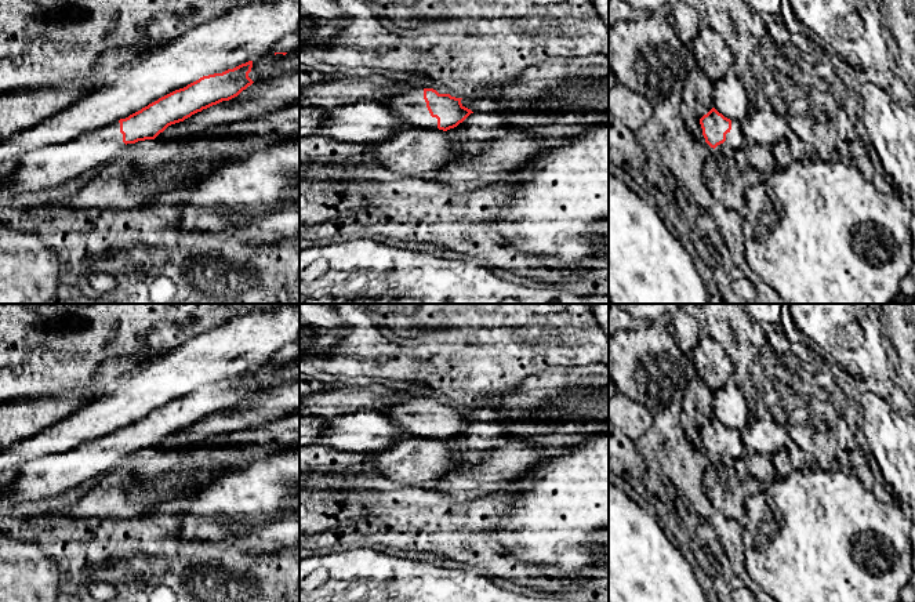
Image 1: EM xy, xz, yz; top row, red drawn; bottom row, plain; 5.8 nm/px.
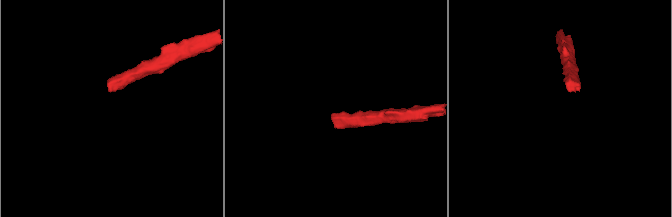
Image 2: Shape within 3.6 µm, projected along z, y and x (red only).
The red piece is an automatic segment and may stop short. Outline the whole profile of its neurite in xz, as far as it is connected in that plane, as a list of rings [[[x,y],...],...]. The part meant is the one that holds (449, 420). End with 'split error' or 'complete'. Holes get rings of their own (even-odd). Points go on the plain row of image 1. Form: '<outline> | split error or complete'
[[[406,396],[382,410],[402,432],[414,438],[439,438],[447,440],[462,432],[471,418],[461,413],[462,407],[439,403],[433,398]]] | split error

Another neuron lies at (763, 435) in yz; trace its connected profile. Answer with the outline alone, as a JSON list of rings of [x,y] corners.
[[[767,416],[752,417],[748,425],[740,432],[740,439],[747,452],[774,456],[785,449],[789,435],[771,416]]]

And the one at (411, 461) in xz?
[[[406,438],[399,443],[385,446],[382,450],[373,453],[373,464],[375,474],[393,480],[396,483],[415,487],[426,482],[436,482],[444,478],[446,474],[455,468],[462,468],[469,464],[458,464],[455,457],[462,452],[455,452],[447,446],[447,442],[439,438]]]

